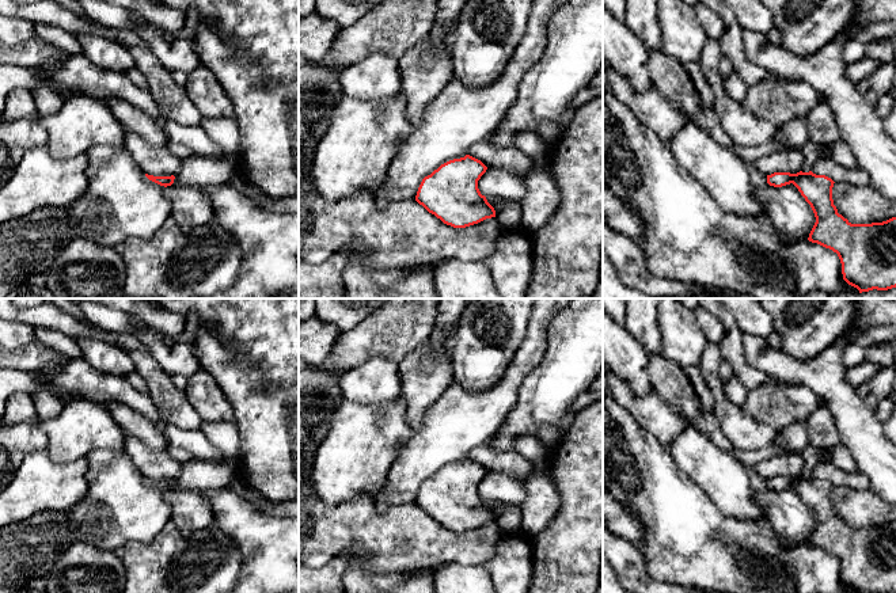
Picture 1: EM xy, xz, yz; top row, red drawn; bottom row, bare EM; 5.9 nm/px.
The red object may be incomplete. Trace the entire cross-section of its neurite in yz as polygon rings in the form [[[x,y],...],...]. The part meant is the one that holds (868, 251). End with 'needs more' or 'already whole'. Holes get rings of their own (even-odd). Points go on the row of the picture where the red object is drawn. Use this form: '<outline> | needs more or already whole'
[[[774,172],[767,183],[793,183],[810,205],[816,223],[808,240],[838,254],[843,280],[859,293],[896,288],[896,217],[882,223],[851,224],[838,213],[832,199],[834,180],[809,172]]] | already whole

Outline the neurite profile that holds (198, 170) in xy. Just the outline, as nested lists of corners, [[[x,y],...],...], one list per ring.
[[[194,155],[182,160],[172,185],[197,187],[221,185],[232,176],[234,170],[225,160],[217,161],[204,155]]]

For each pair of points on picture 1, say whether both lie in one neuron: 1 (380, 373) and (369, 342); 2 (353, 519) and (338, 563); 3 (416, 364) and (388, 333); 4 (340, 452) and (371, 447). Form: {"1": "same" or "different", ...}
{"1": "different", "2": "different", "3": "different", "4": "same"}

